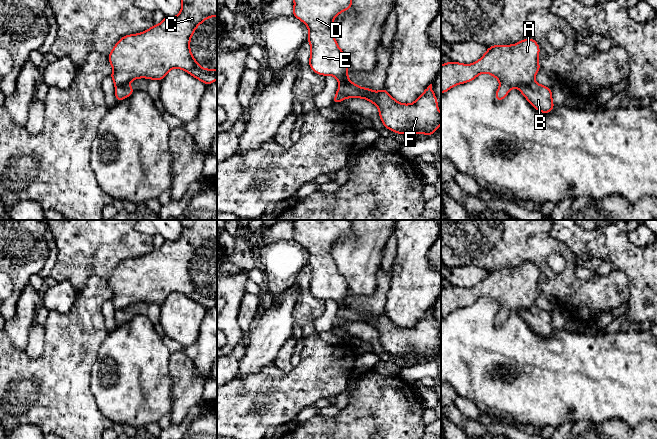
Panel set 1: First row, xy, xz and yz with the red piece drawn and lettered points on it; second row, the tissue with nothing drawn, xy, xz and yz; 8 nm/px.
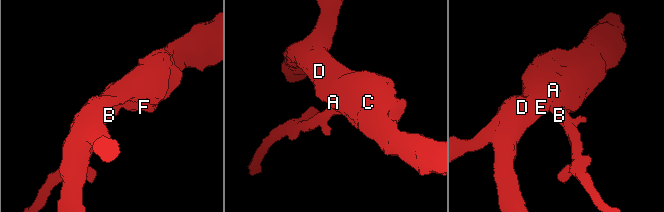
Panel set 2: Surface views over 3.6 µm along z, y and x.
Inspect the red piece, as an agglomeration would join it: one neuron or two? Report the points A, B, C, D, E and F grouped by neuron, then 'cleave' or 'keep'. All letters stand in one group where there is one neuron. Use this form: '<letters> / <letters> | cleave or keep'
A C D E F / B | cleave

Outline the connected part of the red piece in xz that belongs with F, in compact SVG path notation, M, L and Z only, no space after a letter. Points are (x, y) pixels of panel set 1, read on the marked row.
M430 84L412 104L397 102L385 89L375 92L360 87L362 98L378 107L380 119L385 128L398 134L408 132L430 136L441 125L441 114L437 98Z

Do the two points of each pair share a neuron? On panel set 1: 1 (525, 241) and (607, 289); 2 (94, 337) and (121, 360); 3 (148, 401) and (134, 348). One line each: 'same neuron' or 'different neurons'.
1: same neuron
2: different neurons
3: same neuron

